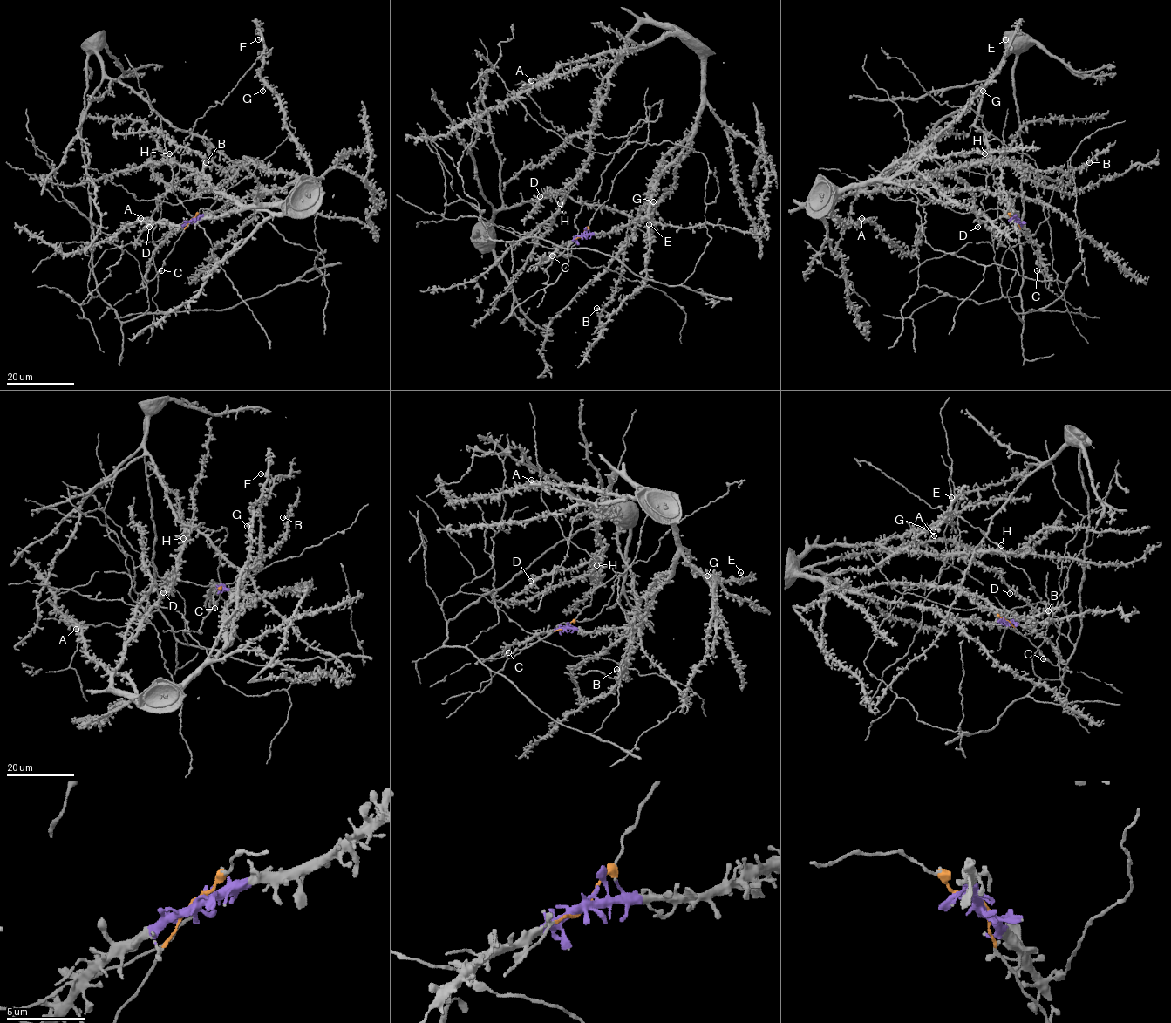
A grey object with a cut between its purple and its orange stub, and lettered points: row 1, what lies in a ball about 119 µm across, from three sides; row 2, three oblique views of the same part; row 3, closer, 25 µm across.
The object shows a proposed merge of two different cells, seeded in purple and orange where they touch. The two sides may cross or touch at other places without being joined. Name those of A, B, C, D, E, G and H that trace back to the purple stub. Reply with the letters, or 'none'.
A, B, D, E, G, H

